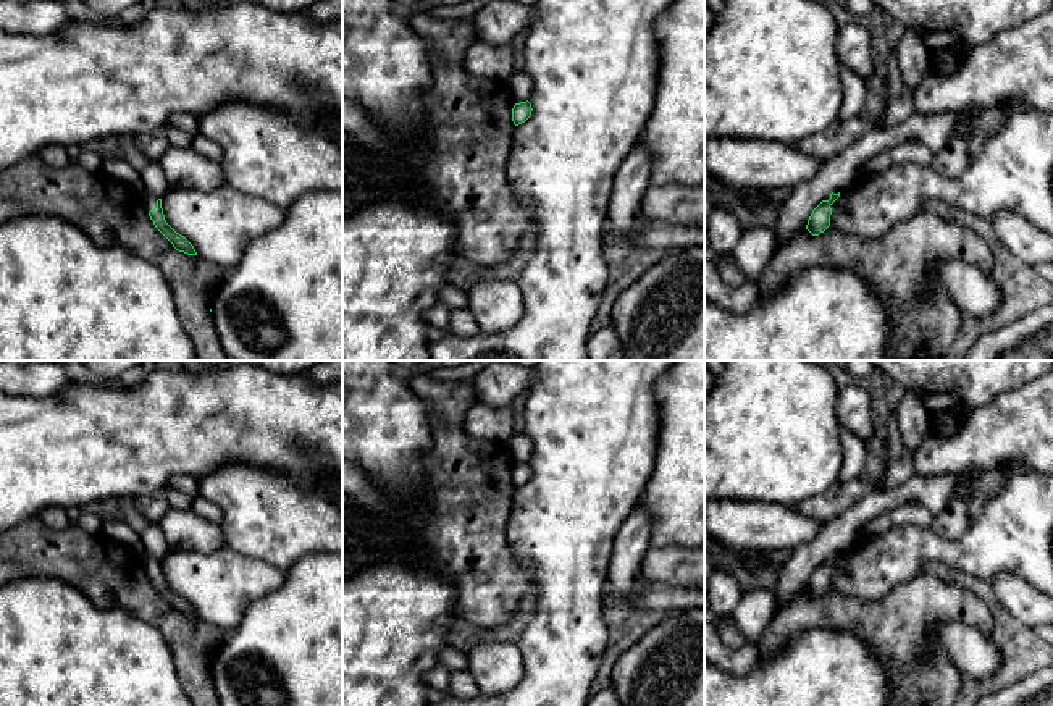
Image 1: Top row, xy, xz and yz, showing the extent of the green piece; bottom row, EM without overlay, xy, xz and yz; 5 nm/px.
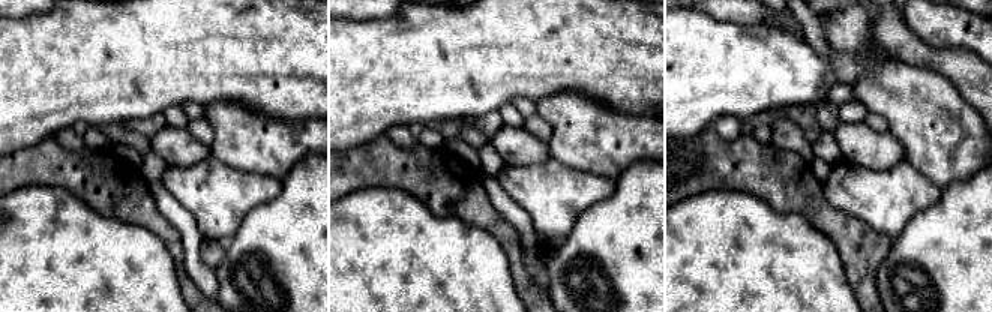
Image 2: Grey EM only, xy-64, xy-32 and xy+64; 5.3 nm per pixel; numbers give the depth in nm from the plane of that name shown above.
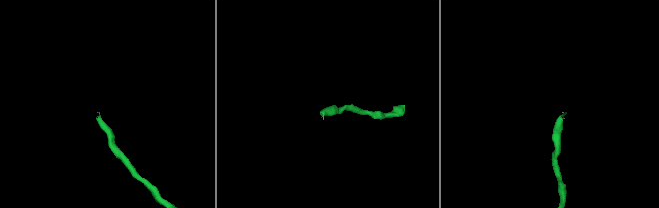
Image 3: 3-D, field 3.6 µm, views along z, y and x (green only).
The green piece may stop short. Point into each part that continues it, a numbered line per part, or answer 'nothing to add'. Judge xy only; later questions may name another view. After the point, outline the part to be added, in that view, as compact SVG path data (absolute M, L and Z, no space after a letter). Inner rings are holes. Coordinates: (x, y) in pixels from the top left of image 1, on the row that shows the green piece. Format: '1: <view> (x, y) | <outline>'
1: xy (149, 201) | M144 191L141 194L142 194L144 205L145 205L147 212L153 210L157 207L158 199L147 191Z

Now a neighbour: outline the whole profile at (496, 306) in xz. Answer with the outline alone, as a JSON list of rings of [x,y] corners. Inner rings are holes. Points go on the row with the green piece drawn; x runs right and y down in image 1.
[[[483,279],[472,284],[465,292],[467,309],[480,330],[486,333],[507,330],[525,313],[523,294],[517,283]]]

